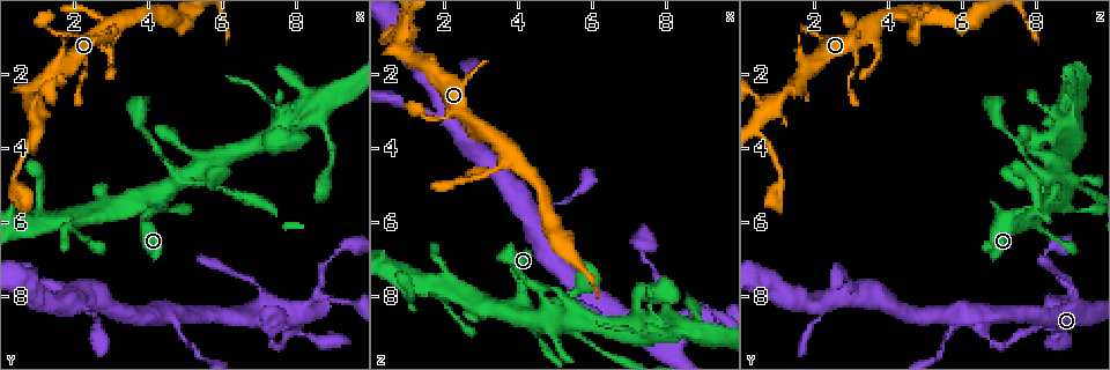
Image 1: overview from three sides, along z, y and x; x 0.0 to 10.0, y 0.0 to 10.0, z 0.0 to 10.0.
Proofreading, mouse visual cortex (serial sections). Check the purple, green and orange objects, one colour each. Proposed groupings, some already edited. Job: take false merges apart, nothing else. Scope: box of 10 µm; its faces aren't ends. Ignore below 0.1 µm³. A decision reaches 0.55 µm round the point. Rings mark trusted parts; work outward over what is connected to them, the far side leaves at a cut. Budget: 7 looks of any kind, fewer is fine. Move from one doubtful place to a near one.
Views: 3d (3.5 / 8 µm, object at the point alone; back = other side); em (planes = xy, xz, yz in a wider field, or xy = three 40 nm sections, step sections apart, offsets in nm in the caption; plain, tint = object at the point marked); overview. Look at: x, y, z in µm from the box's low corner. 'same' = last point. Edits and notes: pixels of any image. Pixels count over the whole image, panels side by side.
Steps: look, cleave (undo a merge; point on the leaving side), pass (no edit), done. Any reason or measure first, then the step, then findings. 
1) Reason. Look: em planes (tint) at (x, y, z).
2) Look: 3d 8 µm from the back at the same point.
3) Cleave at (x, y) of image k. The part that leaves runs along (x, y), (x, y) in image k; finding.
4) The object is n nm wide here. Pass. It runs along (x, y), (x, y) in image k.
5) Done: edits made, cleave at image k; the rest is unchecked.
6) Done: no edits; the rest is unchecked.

Sharp bend. Look: 3d 8 µm from the back at (5.00, 4.90, 8.45).

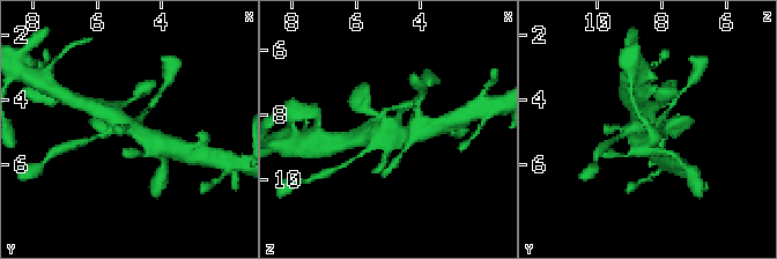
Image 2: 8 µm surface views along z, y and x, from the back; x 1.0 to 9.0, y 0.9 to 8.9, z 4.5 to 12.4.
Look: 3d 3.5 µm at the same point.

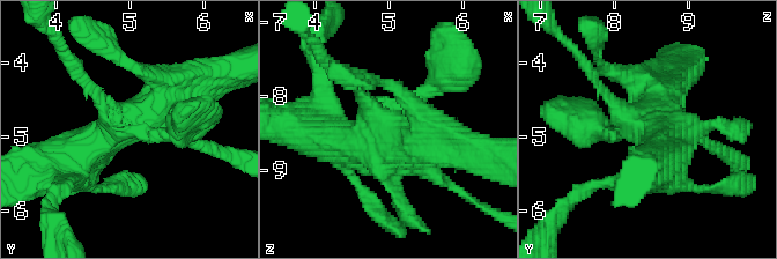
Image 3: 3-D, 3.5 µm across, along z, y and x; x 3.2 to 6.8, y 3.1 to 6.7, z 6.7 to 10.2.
Shape alone is not enough. Look: em xy step 1 (tint) at (5.05, 4.85, 8.40).

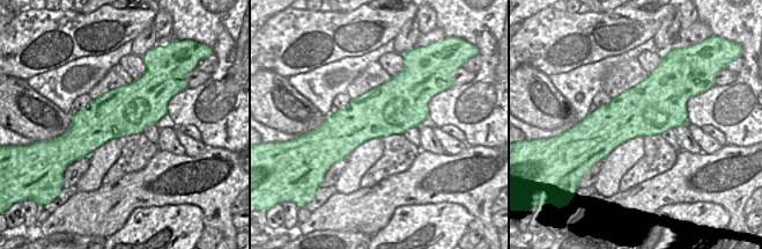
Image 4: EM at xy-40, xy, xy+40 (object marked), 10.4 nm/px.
Pass. All the same cell.

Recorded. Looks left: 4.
Sharp bend. Look: 3d 8 µm at (7.25, 9.30, 6.85).

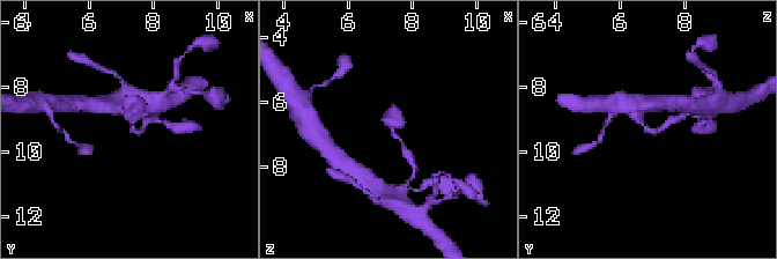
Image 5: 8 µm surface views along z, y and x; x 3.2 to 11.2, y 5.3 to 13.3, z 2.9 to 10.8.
Zoom in. Look: 3d 3.5 µm at the same point.

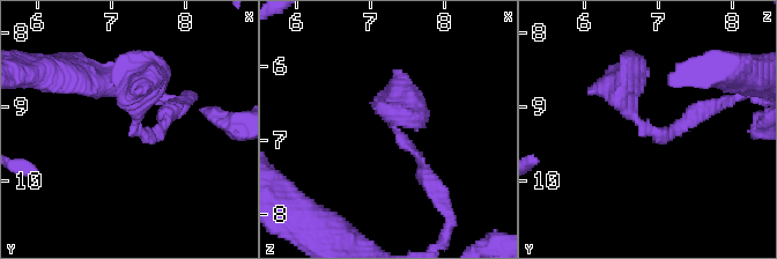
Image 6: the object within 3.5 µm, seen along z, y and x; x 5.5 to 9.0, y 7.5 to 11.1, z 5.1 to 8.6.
The arms are 200, 400 nm wide. Look: em planes (tint) at (7.30, 9.25, 6.80).

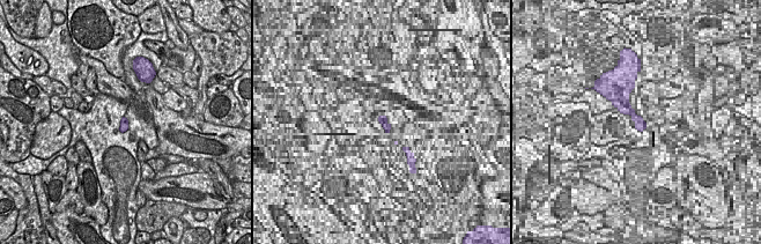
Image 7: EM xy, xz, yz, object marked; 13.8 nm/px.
Pass. Continuous, no second cell.

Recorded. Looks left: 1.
Done: no edits; the rest is unchecked.

